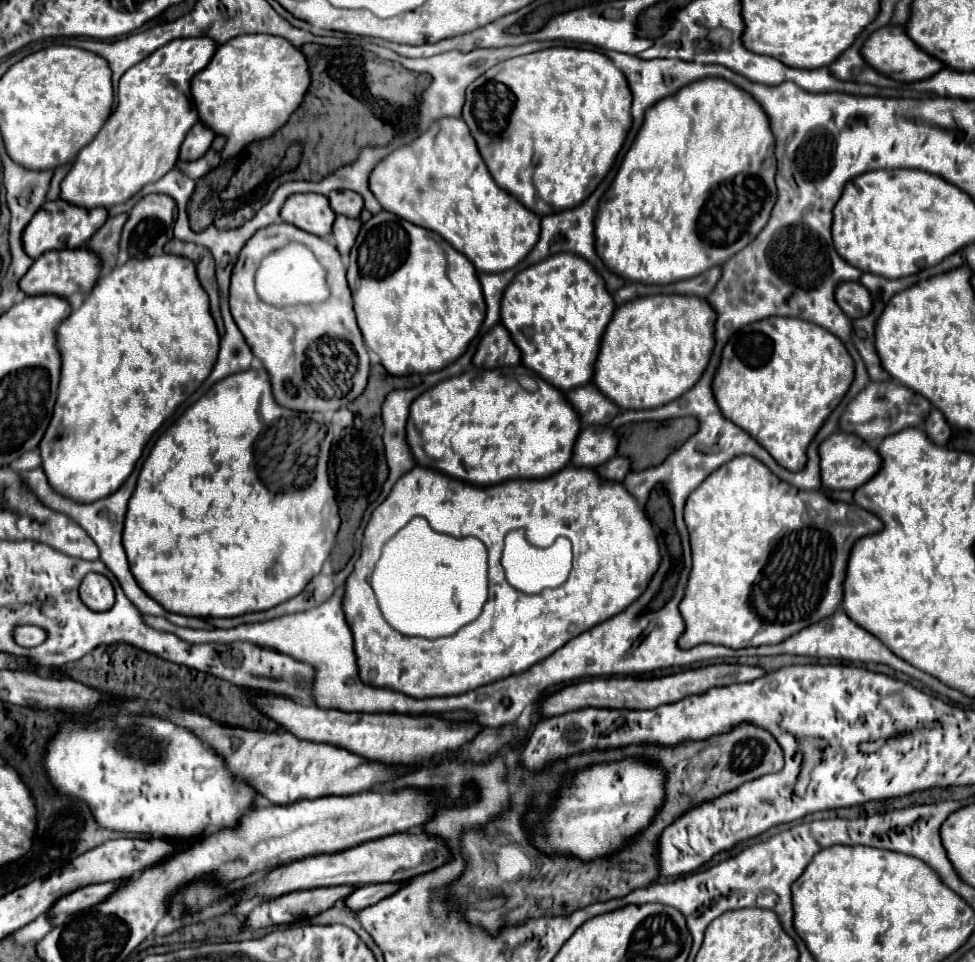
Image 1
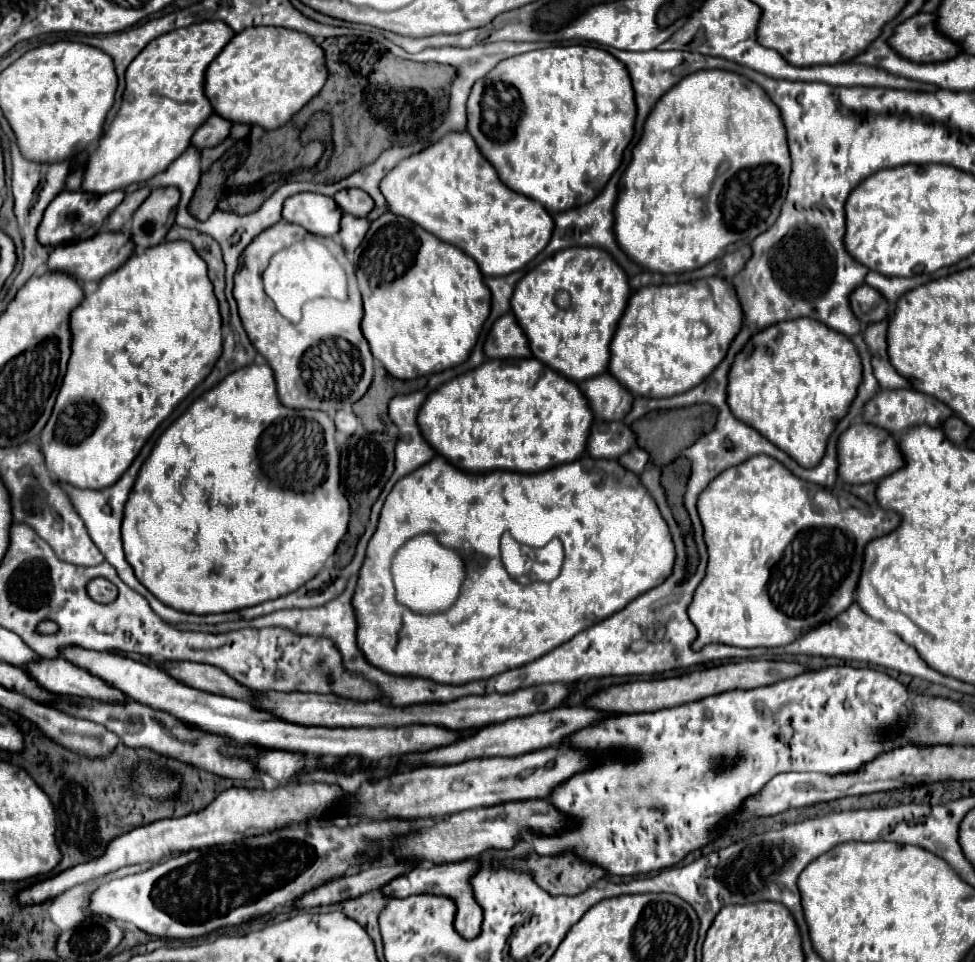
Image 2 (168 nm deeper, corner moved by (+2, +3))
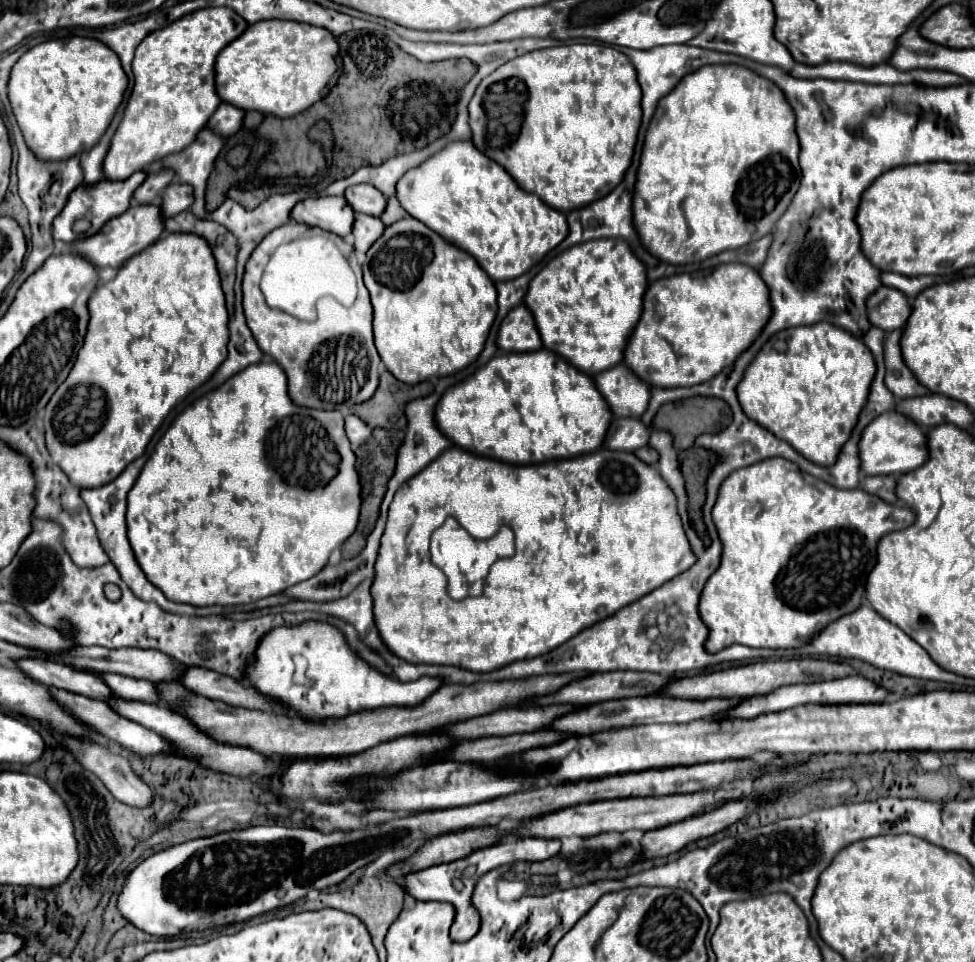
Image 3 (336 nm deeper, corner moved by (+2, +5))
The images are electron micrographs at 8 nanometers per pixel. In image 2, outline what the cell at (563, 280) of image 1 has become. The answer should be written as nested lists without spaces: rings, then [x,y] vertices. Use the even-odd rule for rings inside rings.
[[[585,246],[565,248],[543,260],[517,282],[511,312],[525,332],[537,360],[549,364],[567,380],[583,382],[585,378],[599,376],[607,370],[609,342],[627,306],[629,292],[625,272],[605,250]],[[559,290],[571,294],[569,308],[559,308],[555,304],[553,298]]]

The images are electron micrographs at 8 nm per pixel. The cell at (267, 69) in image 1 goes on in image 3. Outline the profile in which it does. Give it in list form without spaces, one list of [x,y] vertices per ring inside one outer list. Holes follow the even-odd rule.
[[[289,20],[255,22],[221,50],[215,64],[217,94],[243,110],[295,116],[329,94],[339,76],[337,54],[337,38],[325,28]]]

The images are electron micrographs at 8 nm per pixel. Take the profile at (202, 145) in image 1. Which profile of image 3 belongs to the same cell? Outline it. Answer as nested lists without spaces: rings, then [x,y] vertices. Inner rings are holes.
[[[221,102],[209,120],[209,128],[213,132],[229,138],[231,134],[235,134],[243,126],[243,116],[245,116],[245,110],[233,106],[233,104]]]

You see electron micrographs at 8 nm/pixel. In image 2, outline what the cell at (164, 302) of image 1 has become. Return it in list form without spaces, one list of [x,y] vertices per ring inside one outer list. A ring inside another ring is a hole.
[[[177,240],[177,242],[161,242],[157,246],[147,248],[145,252],[133,254],[121,268],[115,272],[107,274],[101,282],[99,288],[91,294],[85,296],[83,302],[73,310],[71,320],[69,320],[69,330],[73,330],[73,350],[67,366],[67,374],[63,378],[63,386],[59,390],[53,414],[47,422],[47,426],[41,432],[41,452],[45,456],[47,470],[65,484],[77,486],[81,490],[97,490],[97,488],[107,488],[113,486],[121,478],[121,474],[131,466],[133,458],[145,444],[145,440],[153,434],[153,430],[173,412],[173,408],[199,384],[207,378],[211,368],[215,366],[217,358],[221,356],[221,316],[219,316],[219,304],[213,294],[213,286],[207,278],[207,266],[199,258],[199,254],[193,250],[189,242]]]

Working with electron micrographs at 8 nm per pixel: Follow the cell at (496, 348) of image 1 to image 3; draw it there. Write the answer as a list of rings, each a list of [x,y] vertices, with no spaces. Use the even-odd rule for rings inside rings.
[[[517,306],[507,314],[499,328],[497,346],[507,352],[529,352],[543,348],[541,334],[535,326],[535,318],[527,306]]]

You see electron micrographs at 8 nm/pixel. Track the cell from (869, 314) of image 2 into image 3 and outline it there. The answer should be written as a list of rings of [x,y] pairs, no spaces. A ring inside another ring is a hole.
[[[881,286],[875,292],[875,296],[869,298],[867,310],[869,310],[869,320],[873,326],[877,326],[885,332],[893,332],[907,324],[909,312],[911,312],[911,302],[903,292]]]

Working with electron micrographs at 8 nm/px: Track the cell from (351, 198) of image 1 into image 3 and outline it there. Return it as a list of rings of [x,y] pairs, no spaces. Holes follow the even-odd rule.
[[[371,184],[351,186],[345,192],[345,200],[351,204],[351,208],[355,212],[365,212],[369,216],[381,216],[387,206],[385,196],[377,188],[373,188]]]

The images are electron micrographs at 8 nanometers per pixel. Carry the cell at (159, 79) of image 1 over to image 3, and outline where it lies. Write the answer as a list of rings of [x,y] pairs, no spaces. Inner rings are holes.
[[[201,8],[151,32],[133,58],[135,86],[105,158],[105,178],[125,180],[151,162],[187,148],[221,104],[215,90],[215,58],[247,28],[233,8]]]

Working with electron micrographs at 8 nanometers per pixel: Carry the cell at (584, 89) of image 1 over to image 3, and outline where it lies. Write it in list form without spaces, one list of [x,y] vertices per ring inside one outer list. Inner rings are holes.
[[[571,44],[535,50],[489,74],[469,104],[473,144],[501,164],[513,180],[559,212],[571,212],[607,196],[625,176],[641,126],[641,88],[631,60],[601,44]]]

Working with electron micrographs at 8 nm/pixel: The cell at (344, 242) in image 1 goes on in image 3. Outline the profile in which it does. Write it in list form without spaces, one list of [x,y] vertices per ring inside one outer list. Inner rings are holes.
[[[355,214],[353,224],[353,246],[357,256],[365,256],[365,252],[373,246],[375,240],[381,238],[381,230],[385,230],[385,224],[369,214]]]

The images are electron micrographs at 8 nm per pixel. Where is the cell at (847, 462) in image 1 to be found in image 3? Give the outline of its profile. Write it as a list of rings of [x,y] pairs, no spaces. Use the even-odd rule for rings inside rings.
[[[891,410],[877,416],[863,432],[861,442],[861,470],[867,476],[875,474],[905,474],[913,468],[919,468],[929,458],[929,448],[925,444],[925,432],[913,422],[911,418],[905,418],[901,412]]]

